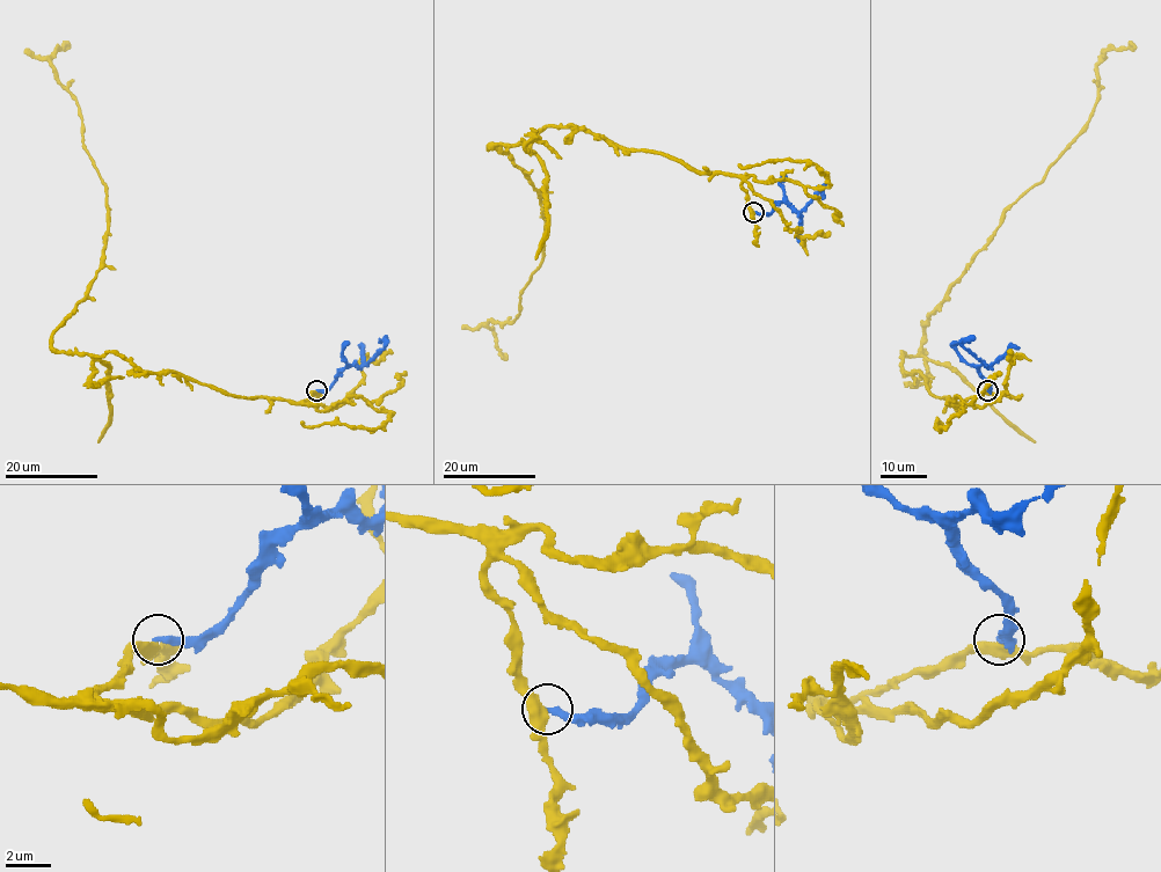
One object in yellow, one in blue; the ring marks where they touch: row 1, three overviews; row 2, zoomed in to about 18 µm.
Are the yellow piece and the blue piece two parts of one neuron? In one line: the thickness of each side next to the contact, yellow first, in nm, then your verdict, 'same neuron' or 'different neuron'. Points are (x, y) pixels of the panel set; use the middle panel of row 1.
440 nm thick on the yellow side, 300 nm on the other; different neuron

